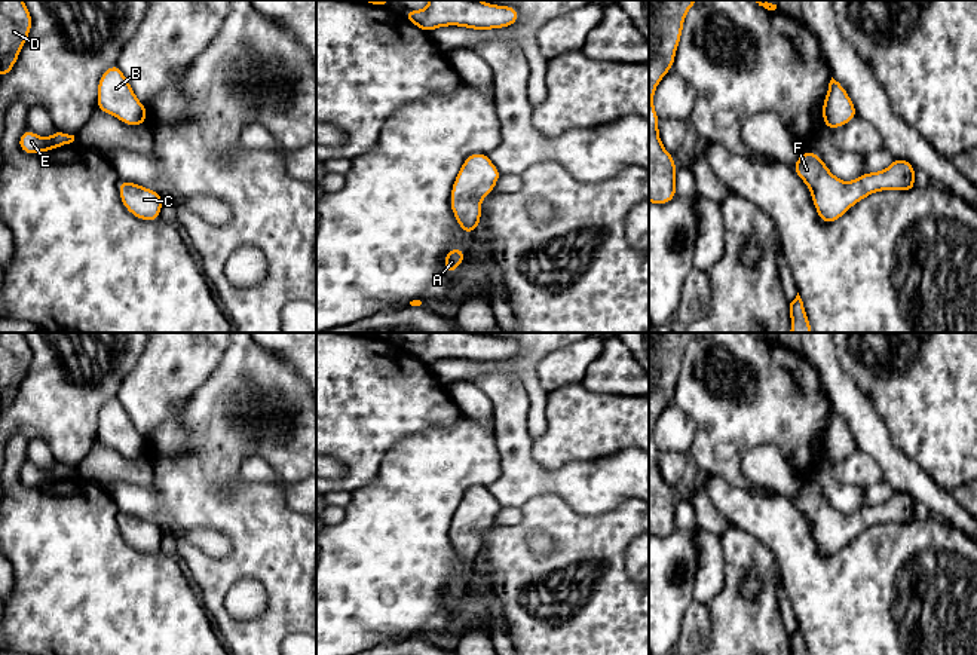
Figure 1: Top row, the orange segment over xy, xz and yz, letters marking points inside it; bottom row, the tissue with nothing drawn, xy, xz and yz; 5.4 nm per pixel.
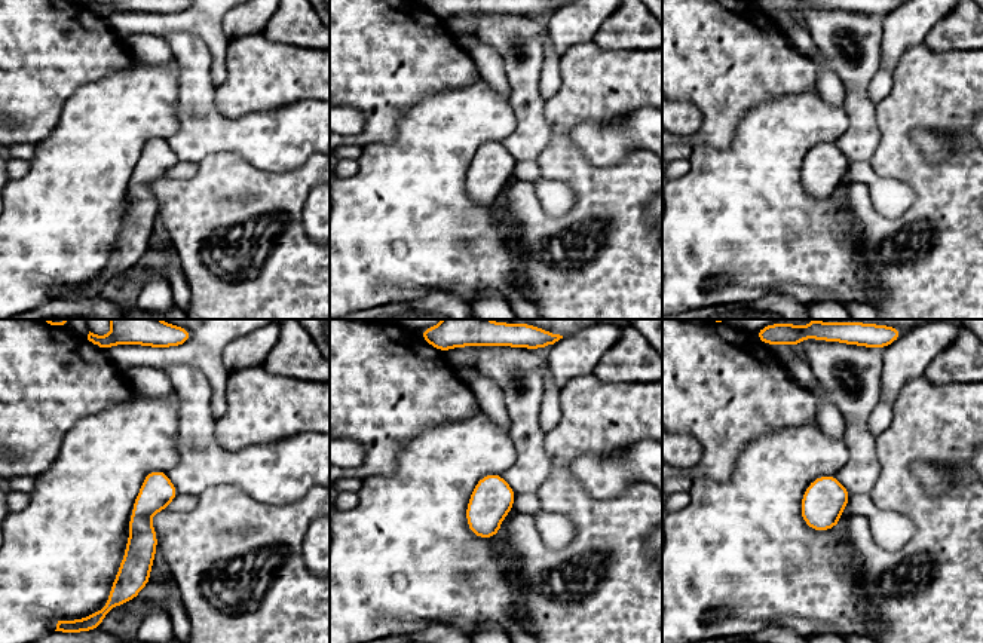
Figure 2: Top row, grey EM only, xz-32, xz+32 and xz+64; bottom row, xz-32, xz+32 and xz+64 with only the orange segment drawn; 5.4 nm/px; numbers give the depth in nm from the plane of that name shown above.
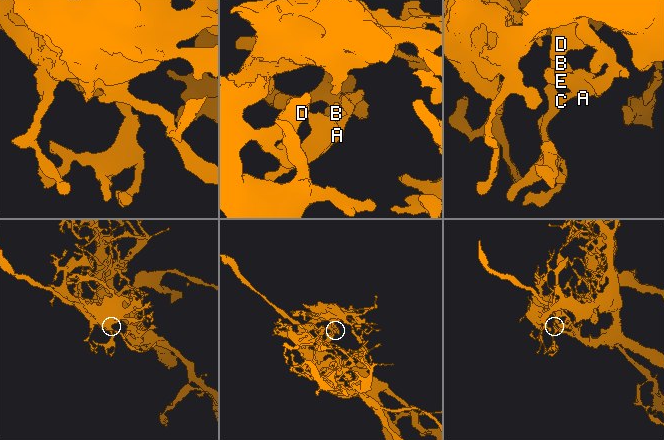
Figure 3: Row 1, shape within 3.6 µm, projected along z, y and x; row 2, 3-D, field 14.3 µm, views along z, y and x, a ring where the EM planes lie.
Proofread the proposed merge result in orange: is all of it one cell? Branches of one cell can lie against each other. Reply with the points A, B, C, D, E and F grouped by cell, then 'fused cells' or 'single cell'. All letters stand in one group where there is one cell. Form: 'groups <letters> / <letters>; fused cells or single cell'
groups A B C D E F; single cell

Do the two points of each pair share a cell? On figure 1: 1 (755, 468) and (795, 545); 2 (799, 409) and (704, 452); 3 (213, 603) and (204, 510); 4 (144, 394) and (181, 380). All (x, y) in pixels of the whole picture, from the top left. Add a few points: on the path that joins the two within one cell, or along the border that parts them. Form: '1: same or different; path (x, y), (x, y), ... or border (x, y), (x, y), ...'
1: different; border (774, 492), (792, 498)
2: same; path (775, 409), (747, 409), (728, 428)
3: same; path (220, 578), (238, 560), (238, 536), (229, 528)
4: same; path (153, 385), (158, 380), (172, 380)

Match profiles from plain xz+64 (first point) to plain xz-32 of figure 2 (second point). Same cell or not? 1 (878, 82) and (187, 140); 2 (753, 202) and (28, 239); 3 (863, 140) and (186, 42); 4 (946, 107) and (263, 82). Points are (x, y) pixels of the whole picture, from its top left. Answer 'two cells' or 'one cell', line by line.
1: two cells
2: one cell
3: one cell
4: one cell

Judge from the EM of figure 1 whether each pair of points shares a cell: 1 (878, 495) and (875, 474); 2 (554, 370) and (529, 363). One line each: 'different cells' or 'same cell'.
1: different cells
2: different cells

